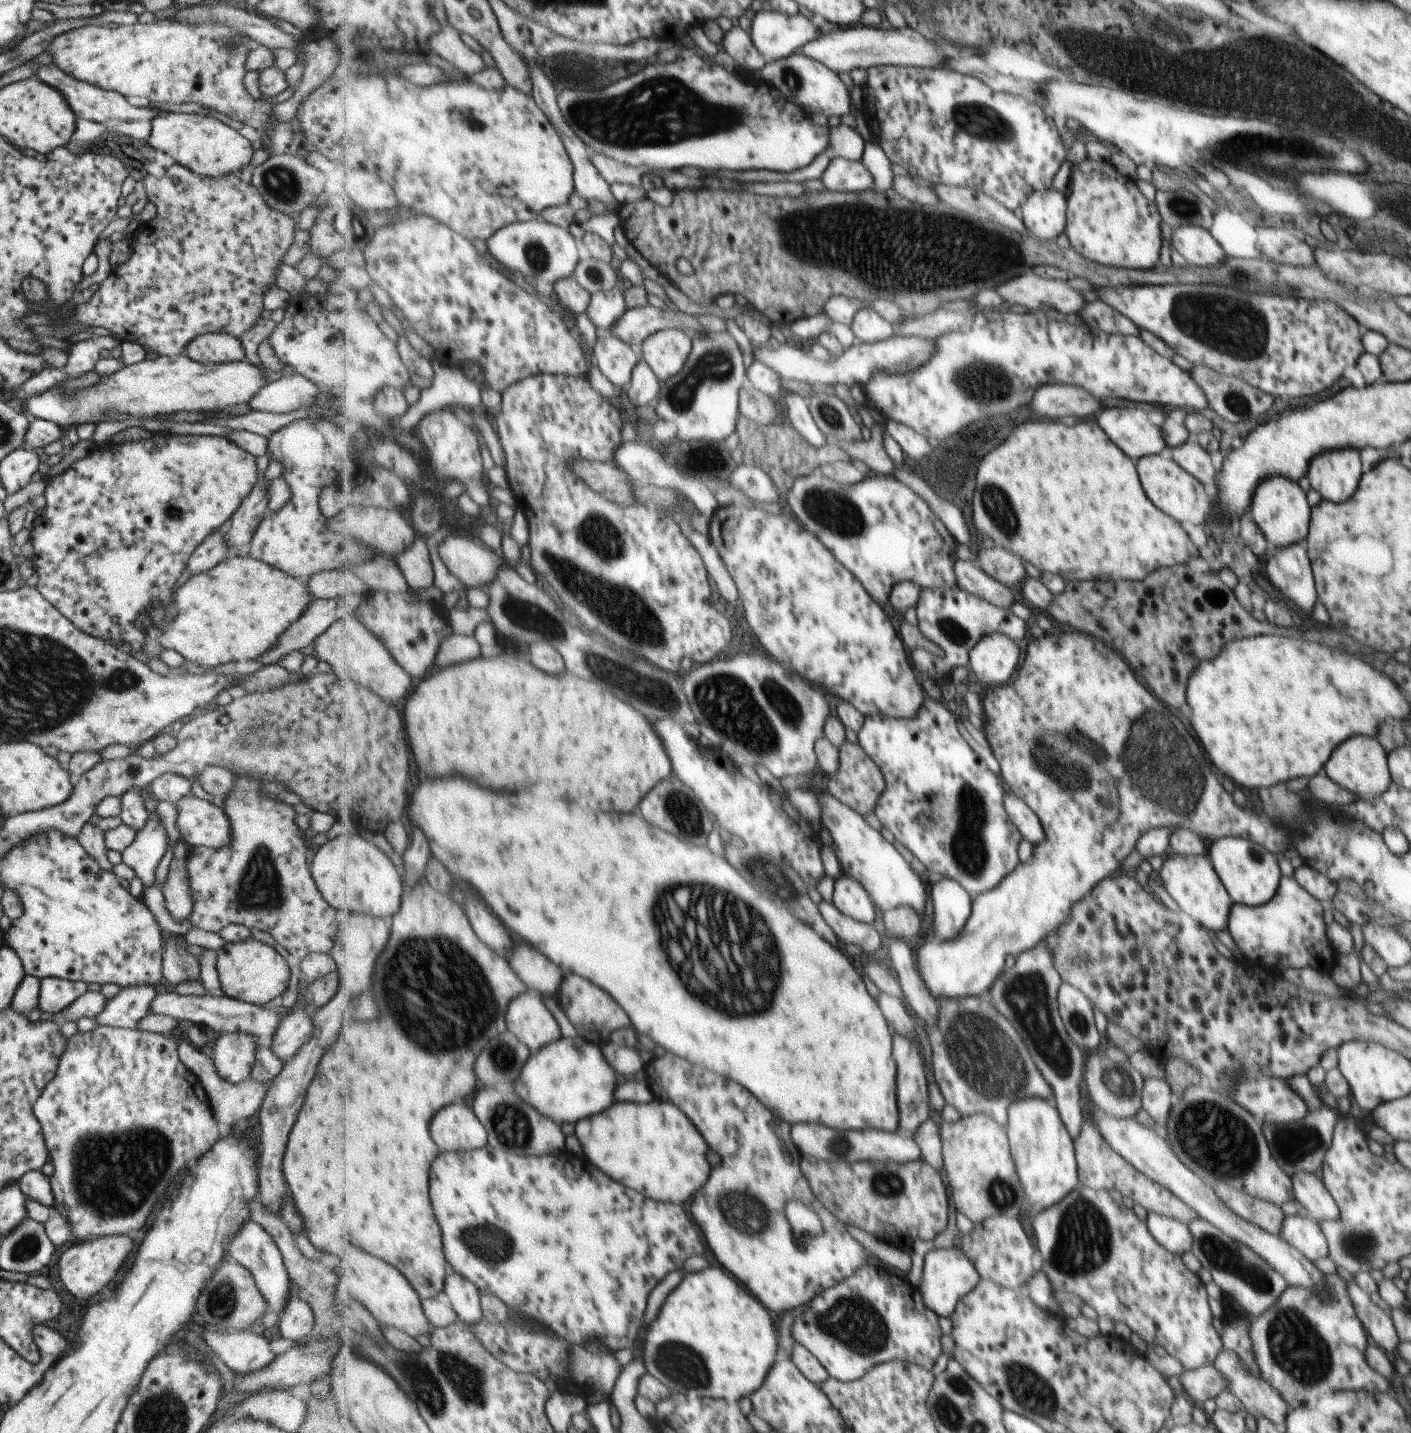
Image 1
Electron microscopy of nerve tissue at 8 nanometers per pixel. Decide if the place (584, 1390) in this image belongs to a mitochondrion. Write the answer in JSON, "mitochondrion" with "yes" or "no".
{"mitochondrion":"no"}

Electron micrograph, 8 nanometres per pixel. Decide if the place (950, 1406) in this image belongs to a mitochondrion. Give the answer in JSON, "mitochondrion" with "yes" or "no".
{"mitochondrion":"yes"}

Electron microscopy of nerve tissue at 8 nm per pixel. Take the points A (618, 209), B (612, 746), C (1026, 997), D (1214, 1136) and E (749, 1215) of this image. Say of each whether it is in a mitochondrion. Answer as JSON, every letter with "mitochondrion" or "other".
{"A":"other","B":"other","C":"mitochondrion","D":"mitochondrion","E":"mitochondrion"}

